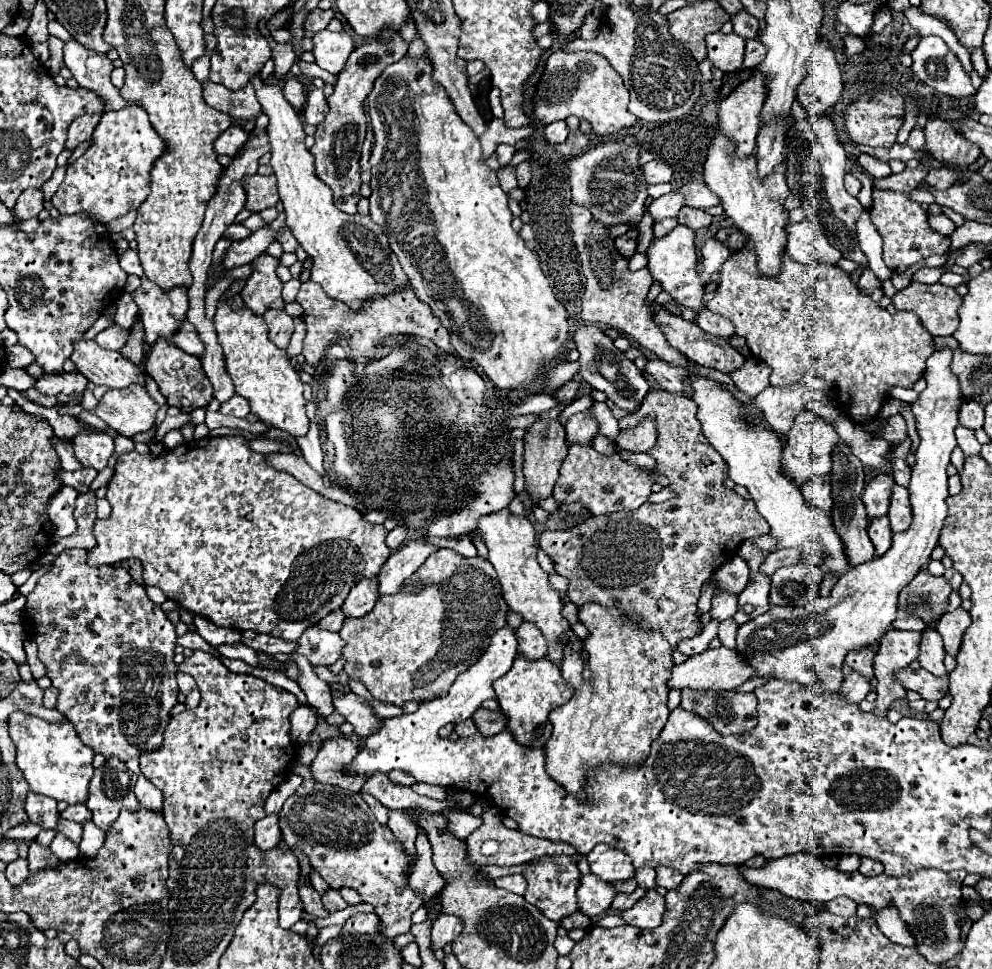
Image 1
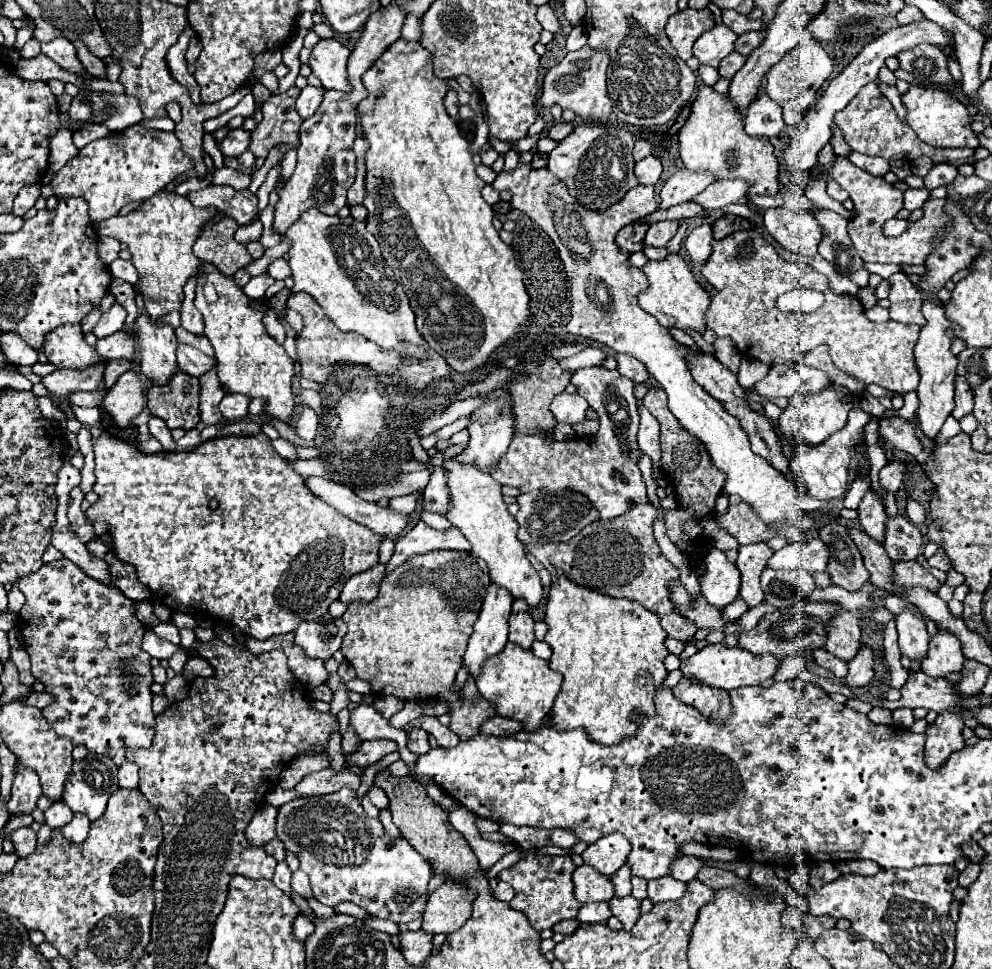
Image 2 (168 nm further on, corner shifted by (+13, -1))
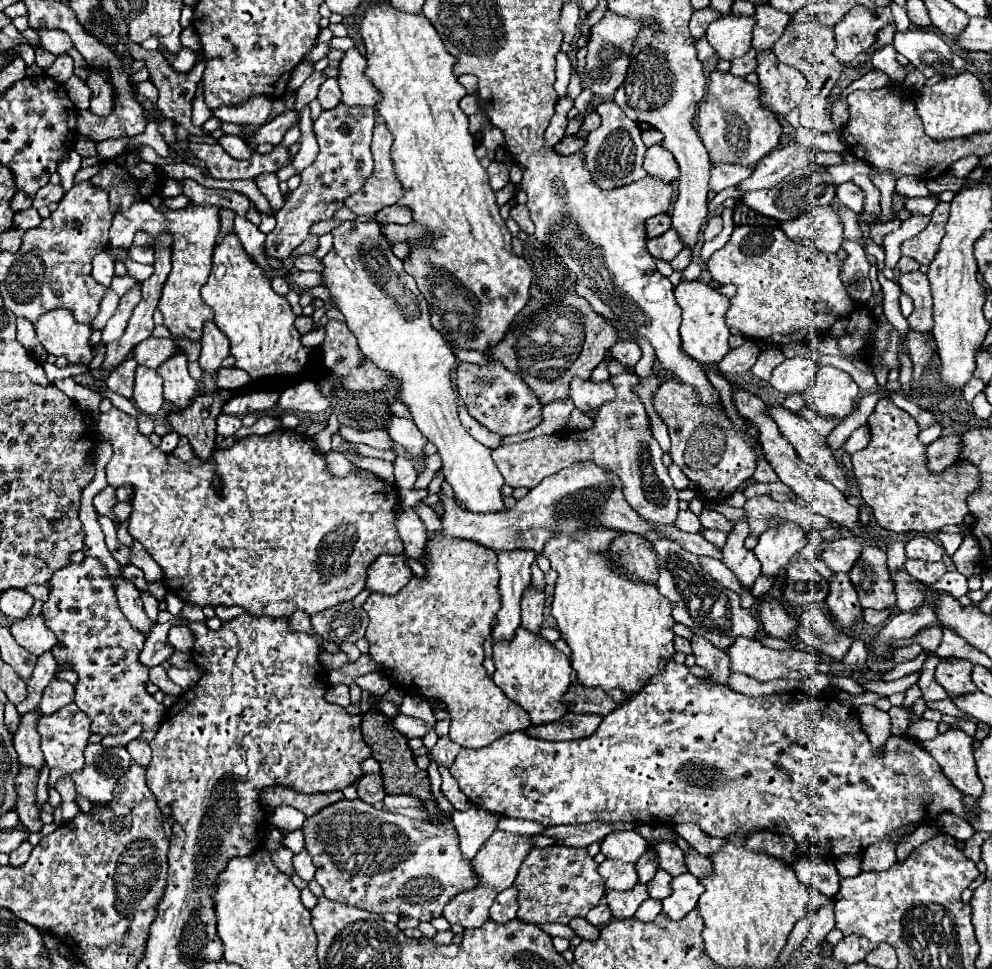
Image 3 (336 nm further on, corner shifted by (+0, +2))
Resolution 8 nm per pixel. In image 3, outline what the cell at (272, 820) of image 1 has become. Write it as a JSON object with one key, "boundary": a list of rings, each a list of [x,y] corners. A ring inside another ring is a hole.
{"boundary":[[[277,806],[271,814],[271,822],[279,830],[299,830],[305,822],[305,816],[291,806]]]}

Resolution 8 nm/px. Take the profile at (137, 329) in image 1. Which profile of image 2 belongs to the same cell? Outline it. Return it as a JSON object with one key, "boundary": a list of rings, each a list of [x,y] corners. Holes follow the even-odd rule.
{"boundary":[[[120,359],[120,361],[108,361],[106,363],[106,369],[104,369],[104,379],[106,379],[106,389],[110,389],[114,383],[116,383],[116,379],[122,375],[122,373],[126,373],[128,369],[130,369],[130,361],[128,359]]]}

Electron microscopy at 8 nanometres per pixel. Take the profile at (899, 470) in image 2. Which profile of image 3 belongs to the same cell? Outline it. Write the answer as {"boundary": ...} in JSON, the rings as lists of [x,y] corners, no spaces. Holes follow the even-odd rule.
{"boundary":[[[949,432],[947,436],[933,442],[927,450],[929,454],[929,470],[931,472],[943,472],[949,464],[957,460],[961,454],[961,432]]]}

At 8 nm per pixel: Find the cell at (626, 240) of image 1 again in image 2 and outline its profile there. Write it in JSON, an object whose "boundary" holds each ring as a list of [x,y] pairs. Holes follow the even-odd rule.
{"boundary":[[[630,223],[628,227],[622,227],[622,231],[616,235],[616,245],[624,253],[642,251],[642,247],[644,247],[644,235],[646,235],[648,227],[650,225],[646,225],[646,223]]]}

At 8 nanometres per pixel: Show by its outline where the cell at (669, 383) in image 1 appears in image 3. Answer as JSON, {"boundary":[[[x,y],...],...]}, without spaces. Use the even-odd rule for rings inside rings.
{"boundary":[[[619,340],[613,348],[611,348],[611,356],[615,360],[619,360],[621,364],[625,364],[629,370],[635,368],[635,364],[641,358],[641,348],[637,342],[633,340]]]}

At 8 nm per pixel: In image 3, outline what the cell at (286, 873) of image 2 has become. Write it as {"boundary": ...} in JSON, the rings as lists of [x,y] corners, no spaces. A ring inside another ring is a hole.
{"boundary":[[[285,846],[277,848],[277,850],[271,854],[271,860],[273,860],[273,864],[275,864],[275,866],[277,866],[281,872],[285,872],[287,876],[291,876],[291,874],[293,874],[291,858],[293,858],[293,852],[291,852],[289,848],[285,848]]]}

